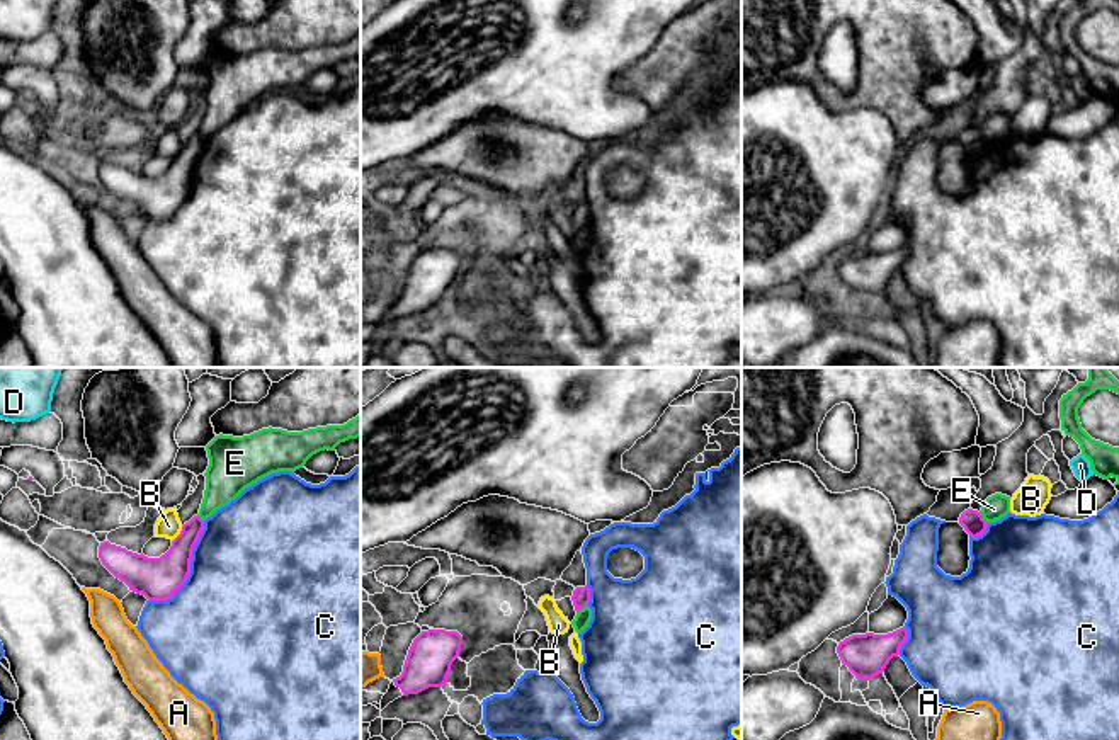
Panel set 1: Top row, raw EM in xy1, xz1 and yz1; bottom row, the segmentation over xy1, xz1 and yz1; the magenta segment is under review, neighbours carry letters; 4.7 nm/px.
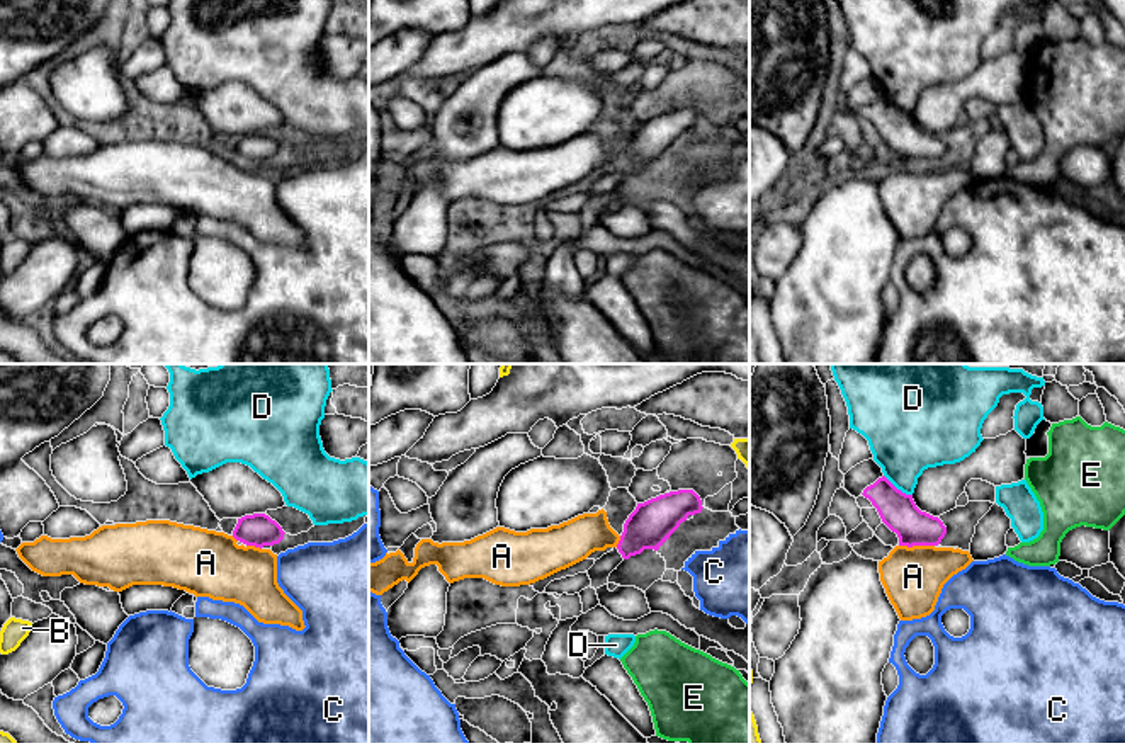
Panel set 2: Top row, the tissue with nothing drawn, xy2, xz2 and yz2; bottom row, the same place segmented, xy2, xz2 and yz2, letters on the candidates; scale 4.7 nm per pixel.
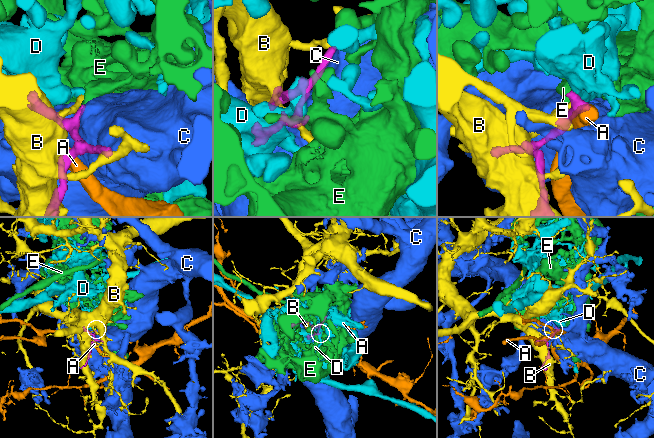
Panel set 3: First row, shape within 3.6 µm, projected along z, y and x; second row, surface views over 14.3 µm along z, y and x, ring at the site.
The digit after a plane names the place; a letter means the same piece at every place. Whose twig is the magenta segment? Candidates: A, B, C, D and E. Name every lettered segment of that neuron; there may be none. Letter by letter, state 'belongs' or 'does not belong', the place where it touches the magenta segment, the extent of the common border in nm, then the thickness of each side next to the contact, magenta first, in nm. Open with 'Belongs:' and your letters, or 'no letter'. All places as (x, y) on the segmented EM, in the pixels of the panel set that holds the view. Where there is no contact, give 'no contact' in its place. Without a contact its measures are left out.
Belongs: no letter
A: does not belong; contact yz2 (916, 544); length 170 nm; calibres 180 and 280 nm
B: does not belong; contact xy1 (179, 535); length 90 nm; calibres 200 and 120 nm
C: does not belong; contact xy1 (189, 570); length 460 nm; calibres 200 and 500 nm
D: does not belong; contact yz2 (896, 488); length 170 nm; calibres 180 and 360 nm
E: does not belong; contact xz1 (582, 608); length 70 nm; calibres 90 and 70 nm

